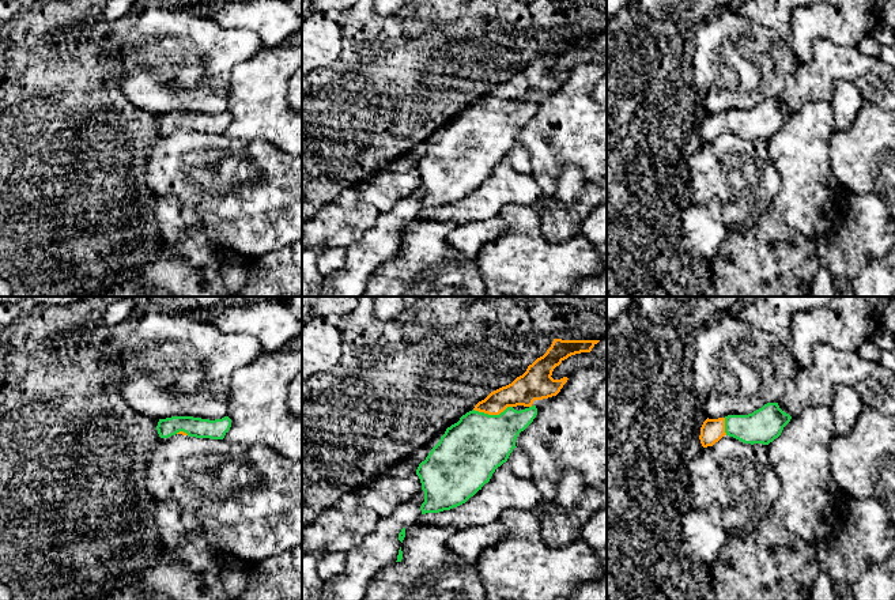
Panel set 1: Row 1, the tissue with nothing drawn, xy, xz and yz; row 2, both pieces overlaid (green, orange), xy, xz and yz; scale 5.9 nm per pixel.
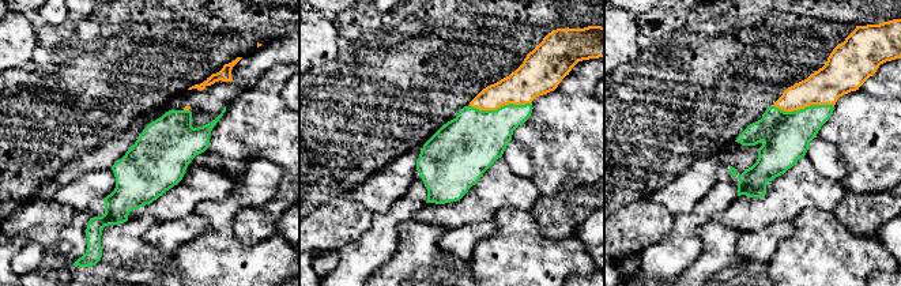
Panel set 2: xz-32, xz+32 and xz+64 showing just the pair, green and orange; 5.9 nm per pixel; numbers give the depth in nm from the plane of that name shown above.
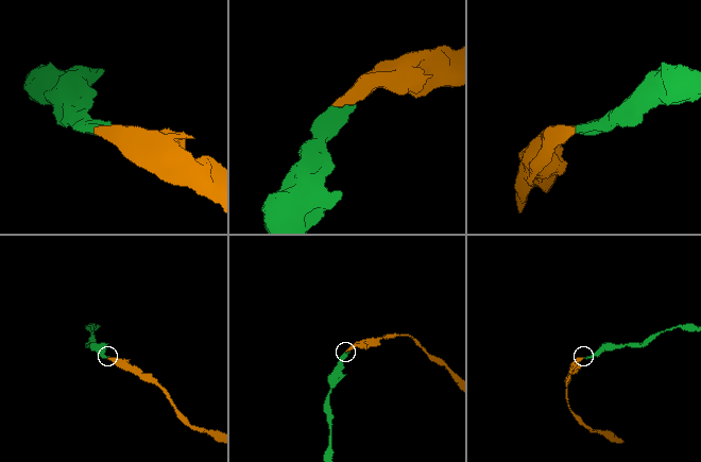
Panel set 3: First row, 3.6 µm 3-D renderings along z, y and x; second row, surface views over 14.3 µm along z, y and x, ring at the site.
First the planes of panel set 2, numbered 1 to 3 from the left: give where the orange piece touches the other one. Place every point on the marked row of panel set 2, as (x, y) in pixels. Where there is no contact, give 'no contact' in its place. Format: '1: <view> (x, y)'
1: xz-32 (187, 110)
2: xz+32 (501, 106)
3: xz+64 (803, 109)

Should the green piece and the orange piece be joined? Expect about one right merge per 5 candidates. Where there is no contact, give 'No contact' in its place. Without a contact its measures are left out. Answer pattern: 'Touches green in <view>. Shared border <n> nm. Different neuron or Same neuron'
Touches green in xz. Shared border 240 nm. Same neuron

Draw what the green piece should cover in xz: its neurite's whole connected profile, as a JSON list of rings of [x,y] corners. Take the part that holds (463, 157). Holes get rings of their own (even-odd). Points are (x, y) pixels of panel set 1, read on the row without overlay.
[[[554,34],[547,48],[528,61],[526,67],[511,79],[491,87],[475,103],[446,124],[439,137],[431,144],[416,165],[424,186],[422,210],[450,205],[465,199],[490,177],[498,162],[507,156],[516,141],[516,135],[536,113],[535,95],[556,91],[567,72],[554,75],[552,67],[564,54],[581,48],[590,48],[600,35]]]

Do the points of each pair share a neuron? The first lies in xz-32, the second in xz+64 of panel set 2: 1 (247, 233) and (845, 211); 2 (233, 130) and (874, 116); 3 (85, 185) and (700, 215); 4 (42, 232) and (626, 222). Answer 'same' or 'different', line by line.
1: same
2: same
3: different
4: same

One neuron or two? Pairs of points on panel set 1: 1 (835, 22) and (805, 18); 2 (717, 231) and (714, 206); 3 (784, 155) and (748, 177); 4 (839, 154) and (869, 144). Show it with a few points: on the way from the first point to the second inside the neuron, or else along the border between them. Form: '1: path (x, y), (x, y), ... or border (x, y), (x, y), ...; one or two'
1: path (829, 21), (812, 21); one
2: path (714, 225), (714, 212); one
3: border (766, 140), (769, 155), (780, 178), (777, 193); two
4: path (846, 154), (860, 154), (863, 151); one

